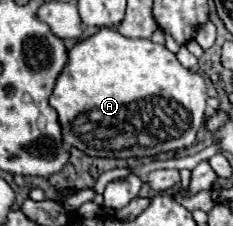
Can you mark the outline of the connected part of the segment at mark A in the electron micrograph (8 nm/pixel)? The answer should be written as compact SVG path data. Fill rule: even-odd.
M102 27L92 37L78 41L68 49L68 63L54 83L48 103L58 113L62 141L90 157L152 157L164 151L186 149L196 141L206 111L206 83L202 75L180 67L174 53L150 39L128 39L116 29ZM134 113L144 117L134 119Z

